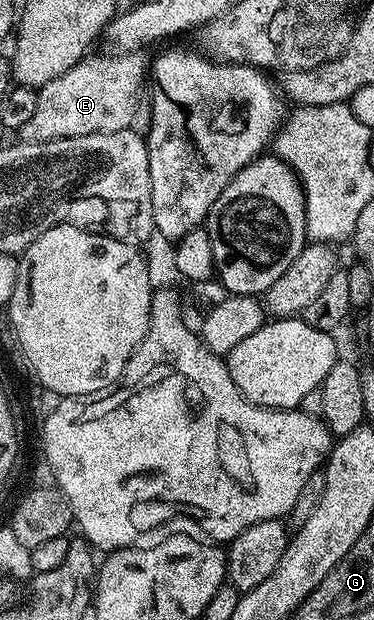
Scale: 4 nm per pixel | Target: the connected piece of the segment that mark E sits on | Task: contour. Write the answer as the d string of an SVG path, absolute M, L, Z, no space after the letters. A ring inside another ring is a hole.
M114 52L110 54L102 54L99 58L87 56L72 68L68 68L68 72L56 76L56 80L48 80L48 84L41 86L36 100L36 112L28 119L28 124L22 126L21 137L27 142L47 142L72 136L107 134L108 132L130 129L132 114L148 78L148 58L145 58L145 53L142 52Z

